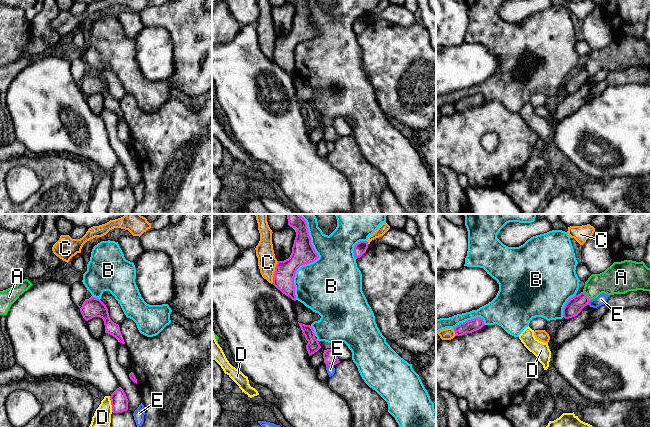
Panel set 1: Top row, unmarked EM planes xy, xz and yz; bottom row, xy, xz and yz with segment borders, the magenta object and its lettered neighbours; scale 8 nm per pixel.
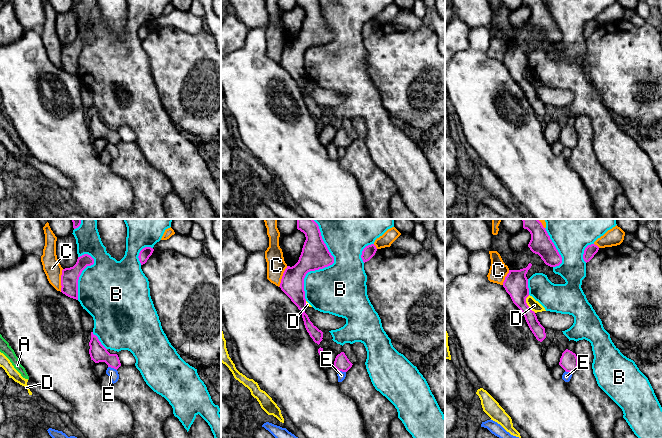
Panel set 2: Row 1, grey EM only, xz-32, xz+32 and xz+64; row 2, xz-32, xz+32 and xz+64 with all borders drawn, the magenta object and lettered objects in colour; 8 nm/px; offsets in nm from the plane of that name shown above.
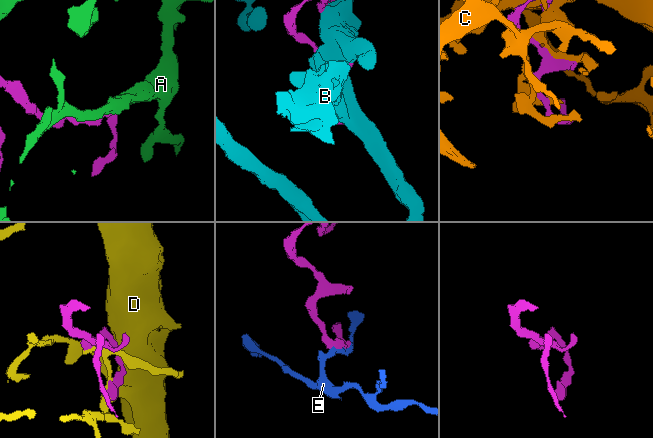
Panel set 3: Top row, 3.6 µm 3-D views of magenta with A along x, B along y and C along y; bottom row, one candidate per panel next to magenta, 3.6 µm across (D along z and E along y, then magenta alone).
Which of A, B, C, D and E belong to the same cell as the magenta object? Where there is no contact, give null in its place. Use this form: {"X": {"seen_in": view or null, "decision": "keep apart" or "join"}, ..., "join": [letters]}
{"A": {"seen_in": "yz", "decision": "join"}, "B": {"seen_in": "xz", "decision": "keep apart"}, "C": {"seen_in": "xz", "decision": "keep apart"}, "D": {"seen_in": "xy", "decision": "keep apart"}, "E": {"seen_in": "xz", "decision": "keep apart"}, "join": ["A"]}

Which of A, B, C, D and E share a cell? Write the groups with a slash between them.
A / B / C / D / E

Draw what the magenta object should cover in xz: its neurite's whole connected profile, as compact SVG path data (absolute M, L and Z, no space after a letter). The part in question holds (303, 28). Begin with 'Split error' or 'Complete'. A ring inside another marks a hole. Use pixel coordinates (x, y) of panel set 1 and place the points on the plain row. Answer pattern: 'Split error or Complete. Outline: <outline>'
Complete. Outline: M288 0L296 5L296 13L290 33L278 37L273 52L273 61L283 70L296 77L294 53L297 45L319 34L309 12L307 0Z

